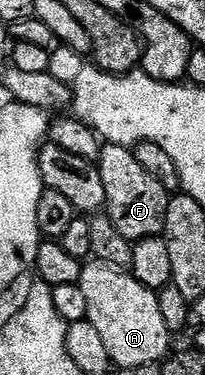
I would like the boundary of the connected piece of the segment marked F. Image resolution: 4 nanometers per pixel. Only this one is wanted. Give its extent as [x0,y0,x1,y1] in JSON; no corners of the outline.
[96,143,171,241]

